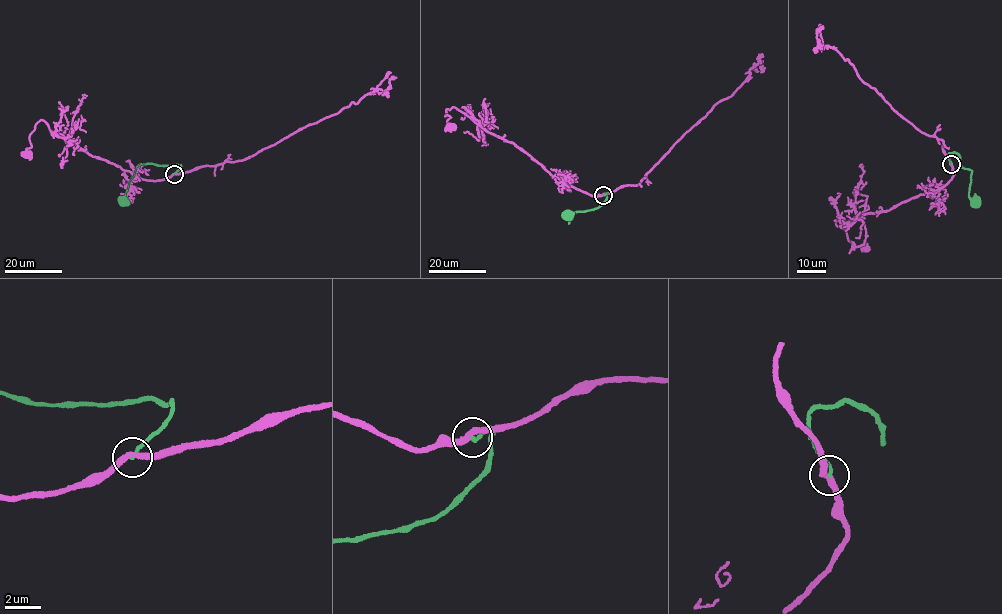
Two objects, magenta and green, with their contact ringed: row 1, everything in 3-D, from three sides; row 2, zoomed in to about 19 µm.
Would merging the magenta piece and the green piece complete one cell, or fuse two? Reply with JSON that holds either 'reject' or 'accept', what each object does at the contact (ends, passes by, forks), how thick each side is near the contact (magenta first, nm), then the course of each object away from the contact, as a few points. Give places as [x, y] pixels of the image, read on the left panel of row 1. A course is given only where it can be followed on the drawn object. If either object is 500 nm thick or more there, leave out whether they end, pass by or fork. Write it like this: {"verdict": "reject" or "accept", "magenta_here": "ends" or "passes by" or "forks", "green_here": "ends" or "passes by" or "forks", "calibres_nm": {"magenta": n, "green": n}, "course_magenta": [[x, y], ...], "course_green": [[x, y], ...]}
{"verdict": "reject", "magenta_here": "passes by", "green_here": "ends", "calibres_nm": {"magenta": 320, "green": 200}, "course_magenta": [[174, 174], [250, 157], [308, 125], [338, 113], [375, 89], [384, 91], [394, 76]], "course_green": [[174, 174], [181, 165], [139, 165], [129, 182], [123, 206]]}

